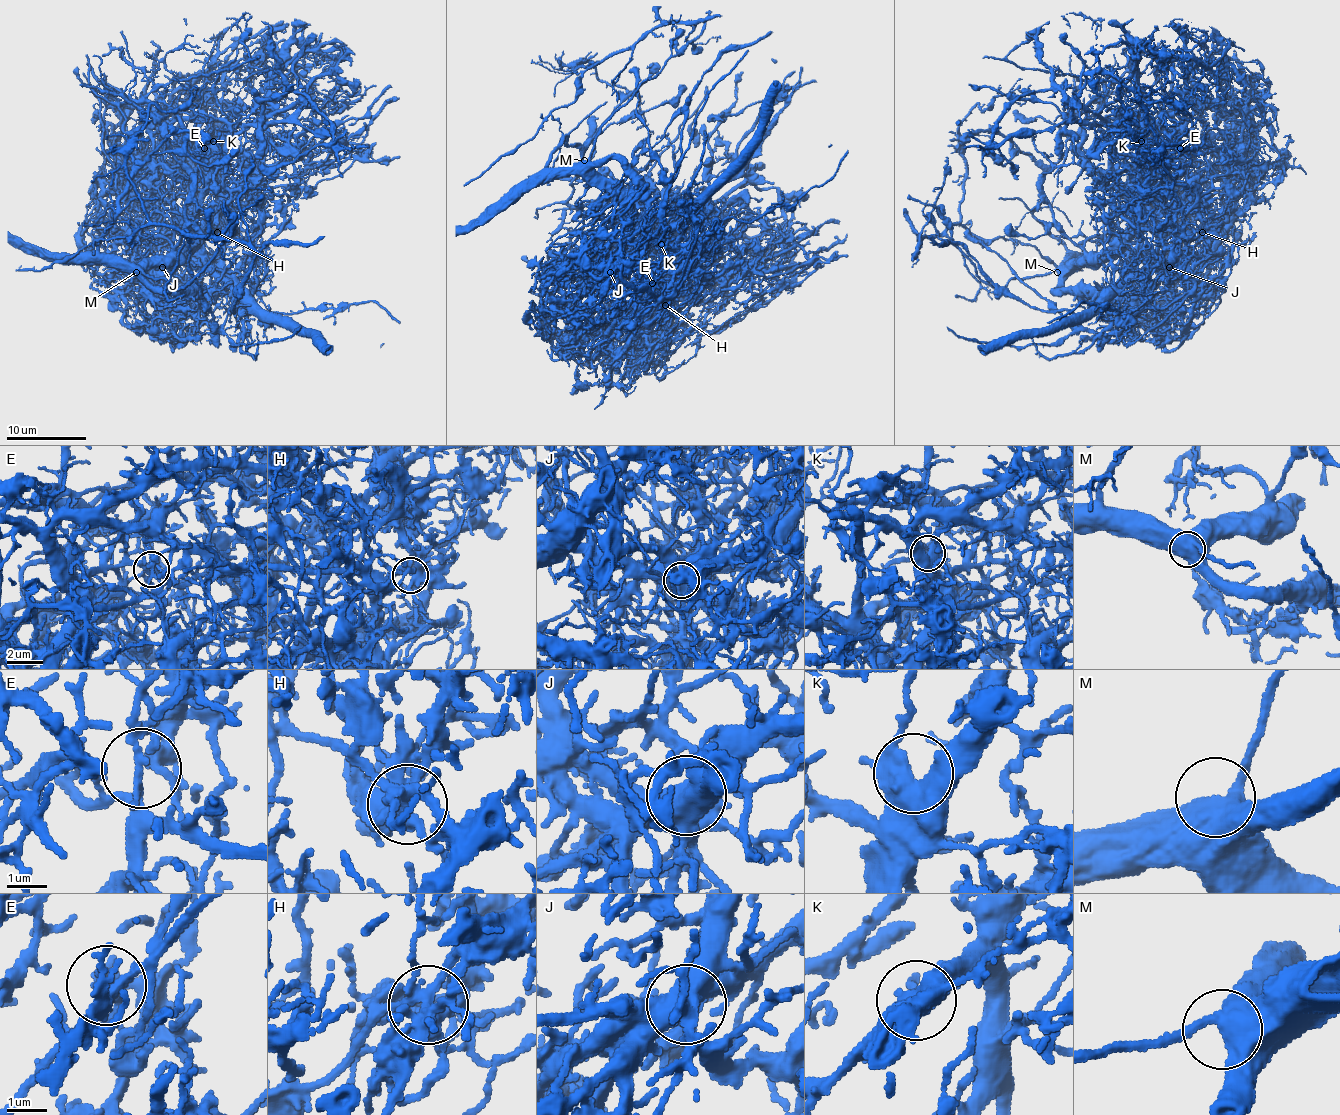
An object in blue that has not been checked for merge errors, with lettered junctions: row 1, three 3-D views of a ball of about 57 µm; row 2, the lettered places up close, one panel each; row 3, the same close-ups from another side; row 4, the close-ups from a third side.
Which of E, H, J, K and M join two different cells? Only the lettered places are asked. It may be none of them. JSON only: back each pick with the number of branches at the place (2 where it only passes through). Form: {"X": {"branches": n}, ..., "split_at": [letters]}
{"E": {"branches": 5}, "H": {"branches": 7}, "J": {"branches": 4}, "split_at": ["E", "H", "J"]}

